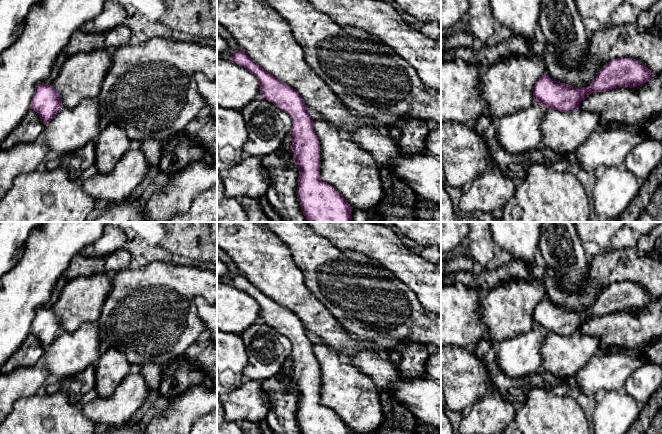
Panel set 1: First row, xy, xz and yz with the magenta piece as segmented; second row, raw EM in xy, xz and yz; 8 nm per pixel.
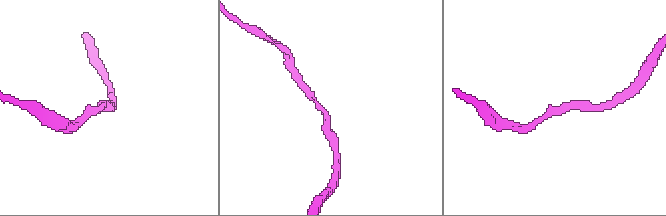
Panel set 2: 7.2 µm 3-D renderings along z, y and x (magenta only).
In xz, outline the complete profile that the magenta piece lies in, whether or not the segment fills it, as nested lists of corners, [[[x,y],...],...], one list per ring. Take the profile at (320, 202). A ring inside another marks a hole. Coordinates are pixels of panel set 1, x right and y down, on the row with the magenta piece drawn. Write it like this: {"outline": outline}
{"outline": [[[243,50],[234,51],[230,60],[251,72],[259,81],[261,97],[286,112],[292,120],[290,133],[293,160],[299,170],[296,194],[305,218],[309,222],[353,222],[349,203],[335,187],[320,179],[320,143],[313,128],[313,119],[308,115],[301,96],[293,88],[265,71]]]}

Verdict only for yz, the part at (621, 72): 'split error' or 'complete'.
complete

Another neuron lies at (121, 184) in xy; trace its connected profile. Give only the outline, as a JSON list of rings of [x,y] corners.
[[[132,147],[111,172],[98,173],[79,182],[82,190],[96,200],[104,199],[111,204],[126,202],[136,195],[149,166],[150,163],[143,152]]]

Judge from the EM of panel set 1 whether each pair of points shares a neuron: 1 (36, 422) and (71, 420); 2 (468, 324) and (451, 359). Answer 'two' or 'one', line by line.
1: one
2: two

